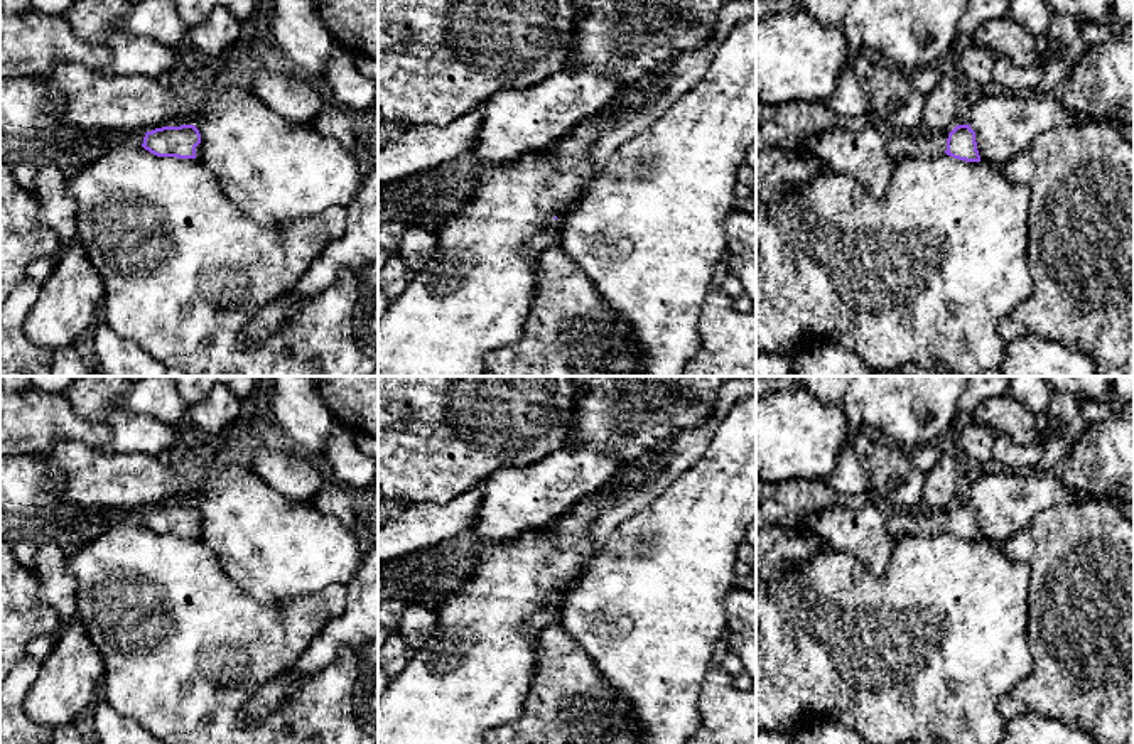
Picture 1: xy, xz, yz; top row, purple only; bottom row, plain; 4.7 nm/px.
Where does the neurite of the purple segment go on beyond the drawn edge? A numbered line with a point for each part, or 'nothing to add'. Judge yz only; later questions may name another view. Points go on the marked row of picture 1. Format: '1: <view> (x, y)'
1: yz (898, 144)

